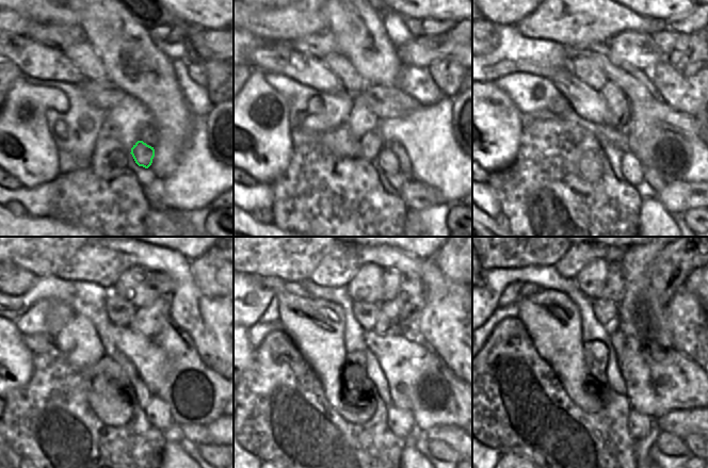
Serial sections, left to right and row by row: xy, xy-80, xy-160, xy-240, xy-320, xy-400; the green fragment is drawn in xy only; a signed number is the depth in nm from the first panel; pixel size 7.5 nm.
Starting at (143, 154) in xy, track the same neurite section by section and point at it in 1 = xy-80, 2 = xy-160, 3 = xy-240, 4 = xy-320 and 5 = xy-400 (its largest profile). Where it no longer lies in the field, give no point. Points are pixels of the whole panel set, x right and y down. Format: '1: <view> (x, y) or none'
1: xy-80 (388, 161)
2: xy-160 (631, 166)
3: xy-240 (158, 413)
4: xy-320 (400, 422)
5: xy-400 (640, 425)

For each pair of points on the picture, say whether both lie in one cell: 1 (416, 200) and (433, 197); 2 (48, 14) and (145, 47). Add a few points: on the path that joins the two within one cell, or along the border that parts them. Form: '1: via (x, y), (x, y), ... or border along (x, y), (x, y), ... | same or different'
1: via (420, 197), (429, 197) | same
2: border along (79, 11), (80, 25) | different

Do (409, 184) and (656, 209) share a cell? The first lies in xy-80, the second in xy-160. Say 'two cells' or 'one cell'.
two cells

